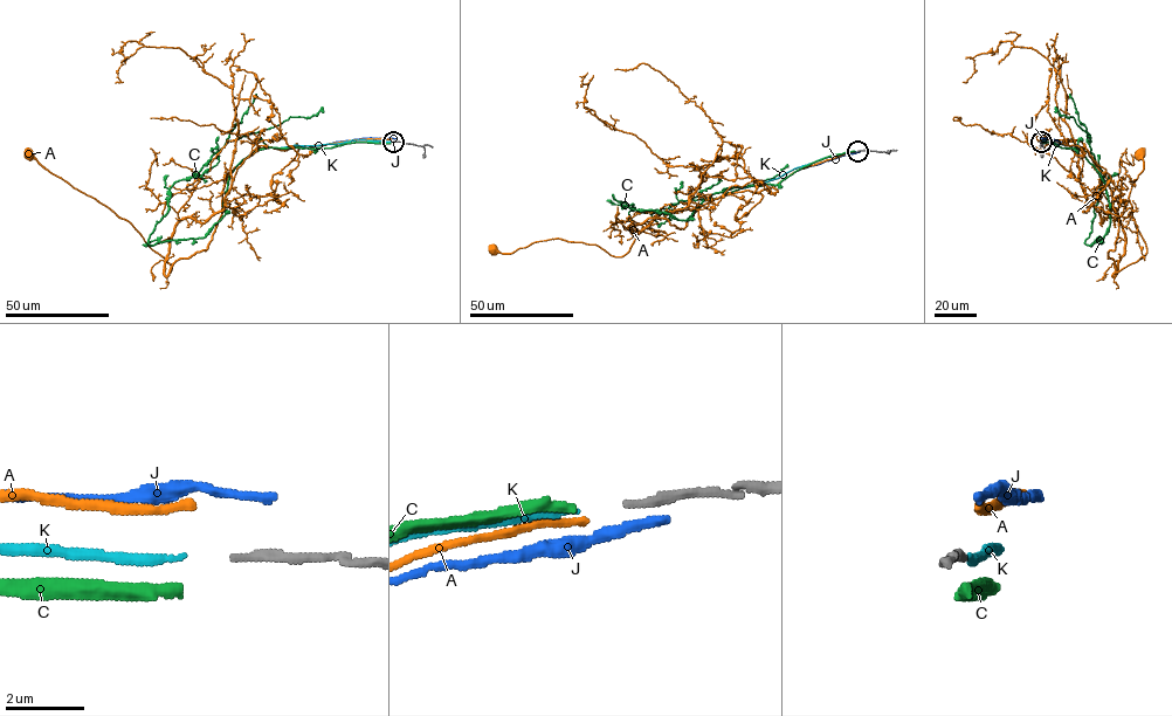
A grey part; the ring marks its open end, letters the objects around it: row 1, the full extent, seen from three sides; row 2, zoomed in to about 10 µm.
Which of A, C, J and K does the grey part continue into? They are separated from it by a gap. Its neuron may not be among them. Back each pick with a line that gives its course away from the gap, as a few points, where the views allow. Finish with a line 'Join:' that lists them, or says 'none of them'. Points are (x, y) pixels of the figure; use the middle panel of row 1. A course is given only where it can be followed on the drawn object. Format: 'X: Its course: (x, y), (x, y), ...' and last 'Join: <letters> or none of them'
Join: none of them

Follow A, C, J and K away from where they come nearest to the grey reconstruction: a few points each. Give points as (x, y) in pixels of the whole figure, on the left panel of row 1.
A: (391, 139), (257, 149), (228, 174), (207, 249), (180, 257), (170, 273), (171, 266), (128, 221), (27, 153)
C: (391, 143), (253, 152), (202, 238), (149, 243), (173, 185), (228, 142), (322, 107)
J: (393, 138), (332, 143)
K: (391, 142), (352, 139), (275, 147)

